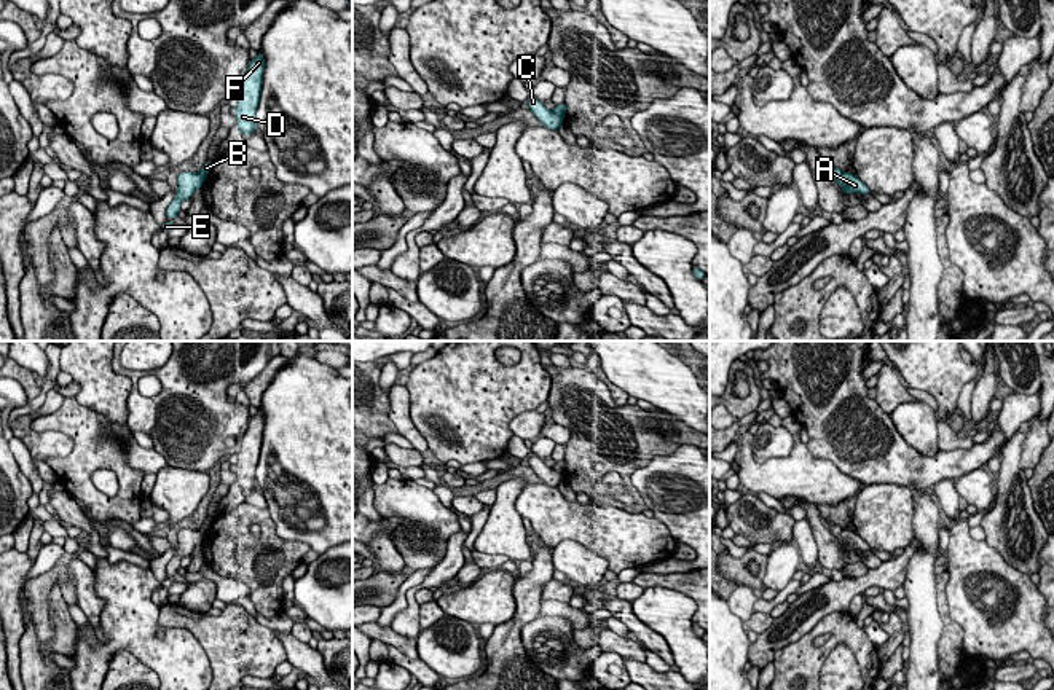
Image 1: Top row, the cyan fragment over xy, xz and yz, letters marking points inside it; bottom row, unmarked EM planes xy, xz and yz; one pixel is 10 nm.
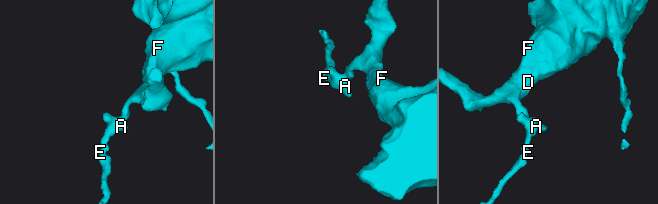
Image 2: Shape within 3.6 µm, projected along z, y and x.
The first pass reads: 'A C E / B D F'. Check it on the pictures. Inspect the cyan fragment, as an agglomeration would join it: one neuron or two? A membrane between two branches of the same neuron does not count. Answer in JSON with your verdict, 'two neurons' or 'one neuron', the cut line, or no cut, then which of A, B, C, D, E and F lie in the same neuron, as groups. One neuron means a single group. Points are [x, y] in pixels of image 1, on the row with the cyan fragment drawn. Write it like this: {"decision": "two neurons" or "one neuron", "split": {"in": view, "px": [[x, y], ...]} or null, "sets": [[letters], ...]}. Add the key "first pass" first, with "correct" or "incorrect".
{"first pass": "correct", "decision": "two neurons", "split": {"in": "xz", "px": [[552, 110], [562, 117]]}, "sets": [["A", "C", "E"], ["B", "D", "F"]]}

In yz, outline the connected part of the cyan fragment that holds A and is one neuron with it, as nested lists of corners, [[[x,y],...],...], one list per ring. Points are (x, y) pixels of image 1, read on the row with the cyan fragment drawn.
[[[842,172],[837,182],[845,194],[851,194],[851,193],[869,194],[871,193],[871,190],[856,175],[850,172]]]

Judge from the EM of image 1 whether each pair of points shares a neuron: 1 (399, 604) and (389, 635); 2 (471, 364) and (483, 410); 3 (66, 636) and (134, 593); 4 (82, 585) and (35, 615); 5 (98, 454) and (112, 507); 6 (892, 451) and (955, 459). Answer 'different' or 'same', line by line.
1: different
2: same
3: different
4: different
5: same
6: same

